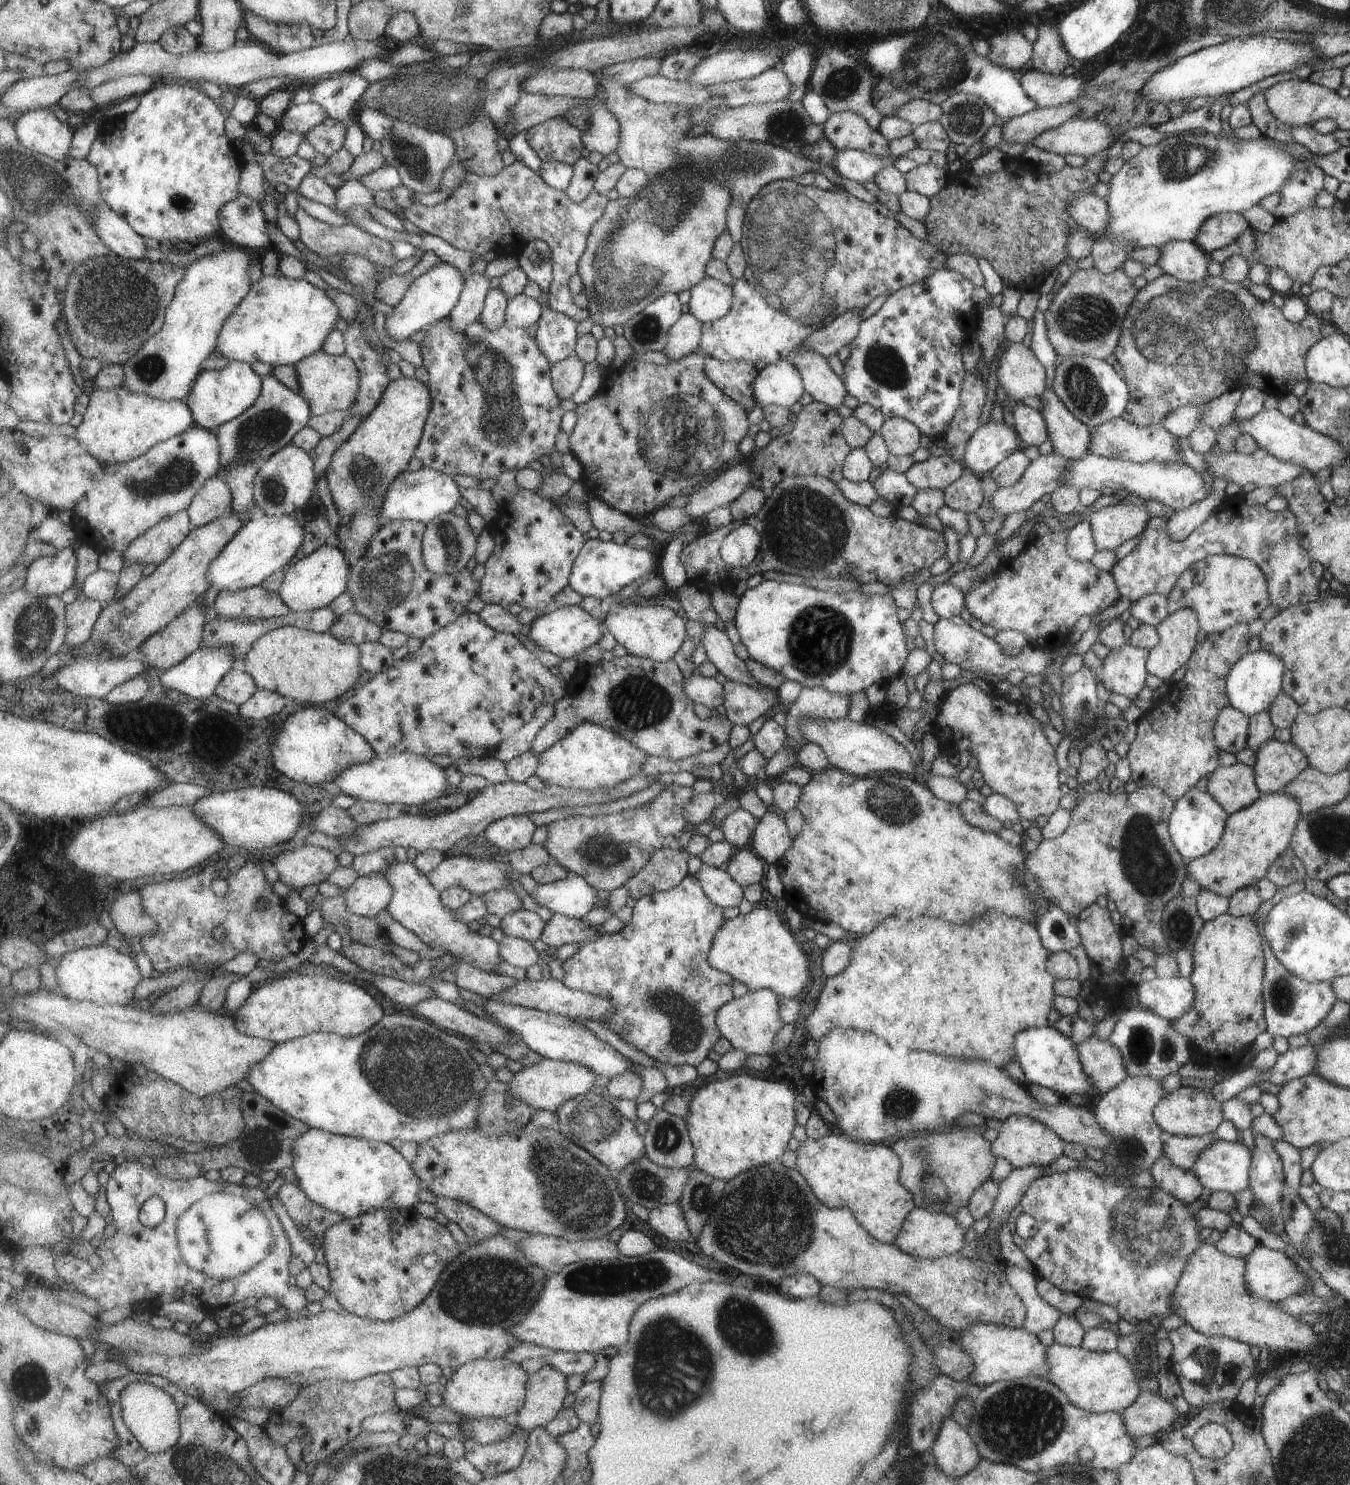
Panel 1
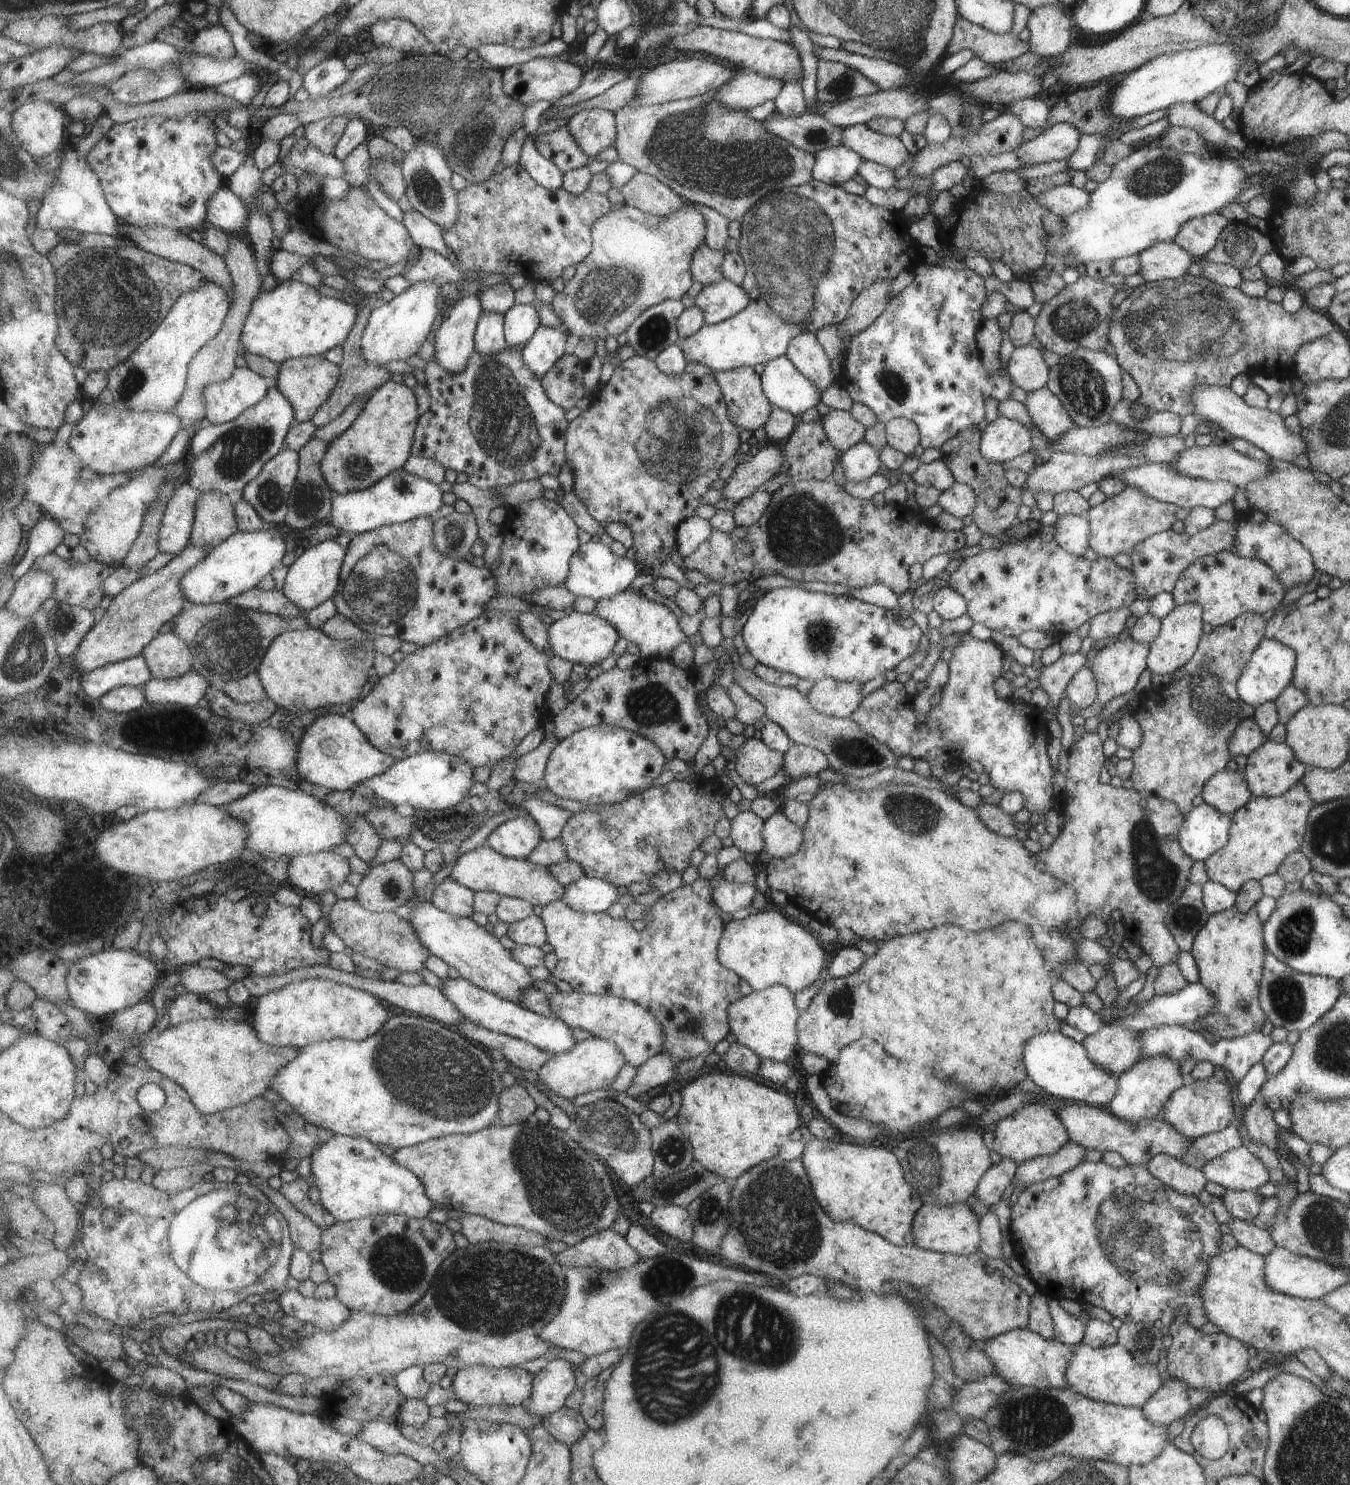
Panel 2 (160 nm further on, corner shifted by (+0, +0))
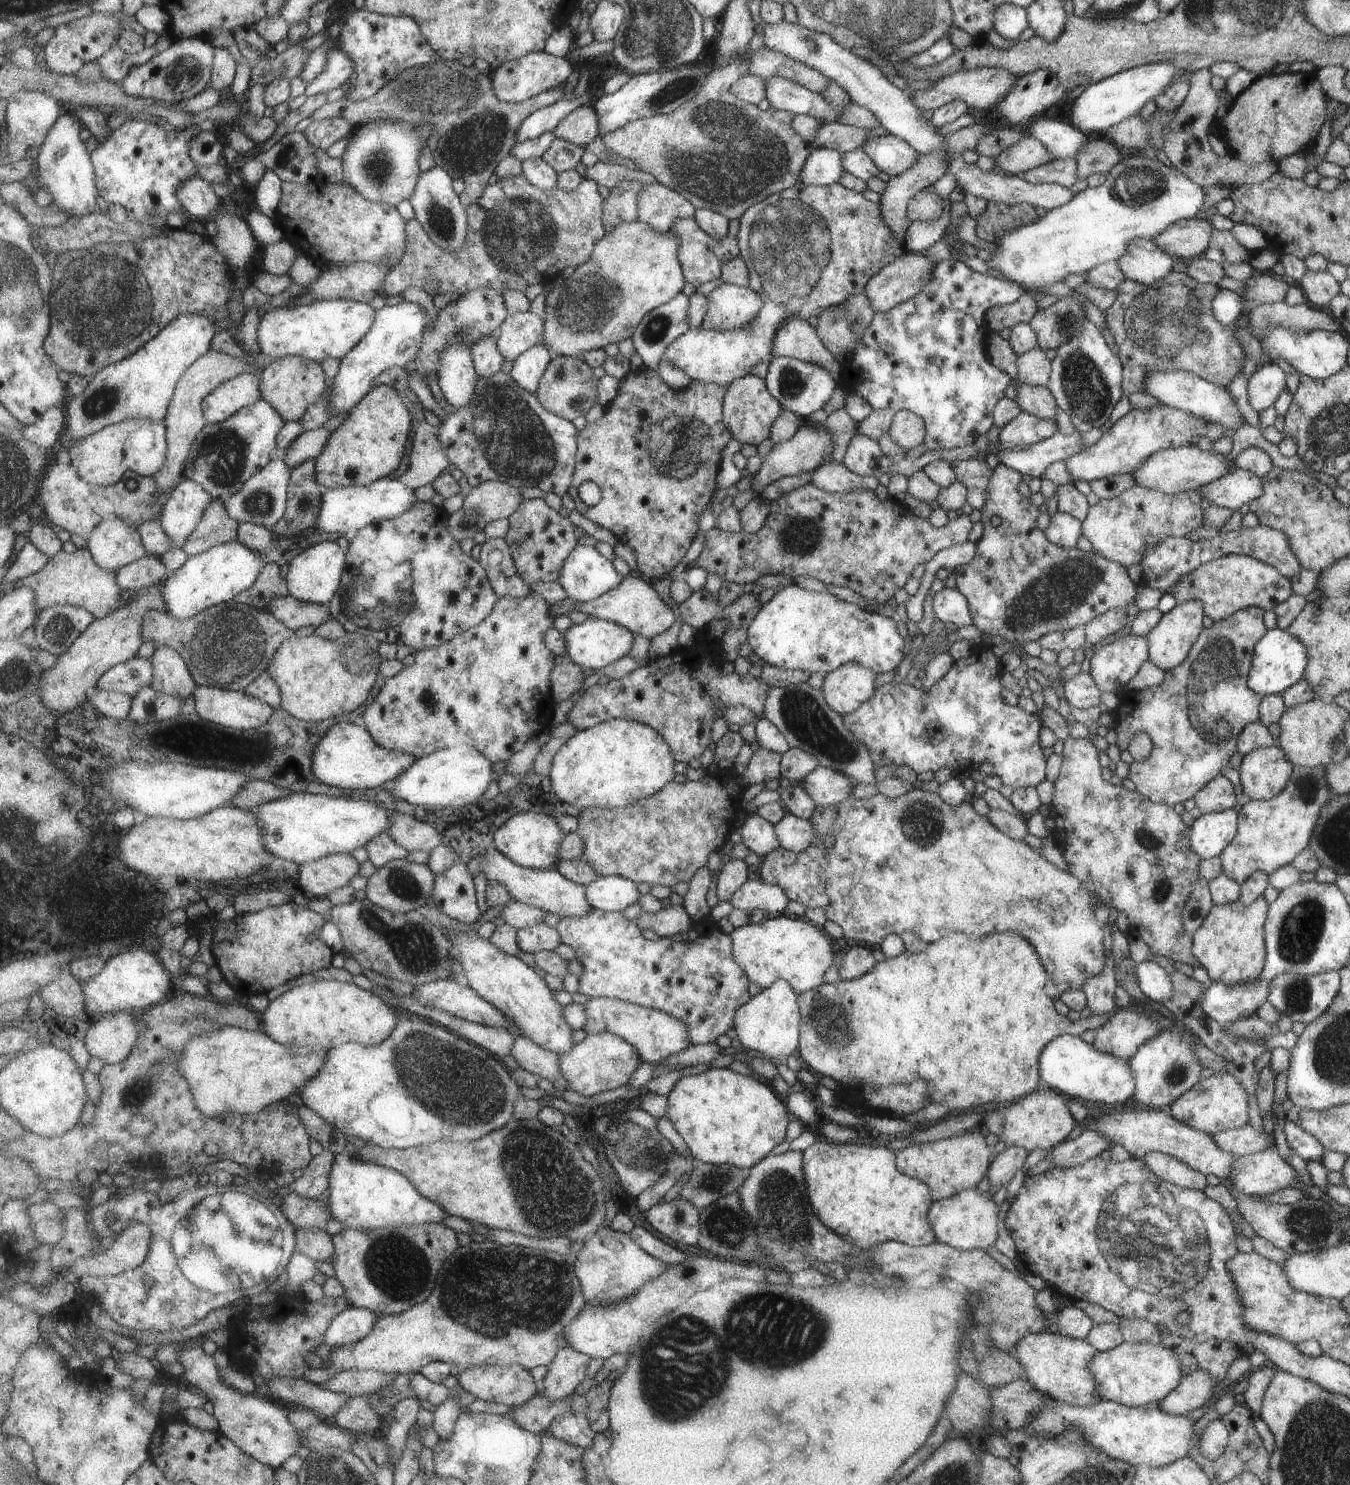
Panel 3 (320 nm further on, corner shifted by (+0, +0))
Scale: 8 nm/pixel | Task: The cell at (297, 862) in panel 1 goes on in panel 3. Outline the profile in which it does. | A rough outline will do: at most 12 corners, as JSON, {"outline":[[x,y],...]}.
{"outline":[[339,853],[299,866],[309,898],[328,897],[357,877],[361,863]]}

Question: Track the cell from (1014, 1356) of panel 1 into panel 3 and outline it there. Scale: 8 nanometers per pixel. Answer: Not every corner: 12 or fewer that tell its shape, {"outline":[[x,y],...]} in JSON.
{"outline":[[1028,1334],[1010,1354],[1051,1400],[1102,1400],[1085,1339]]}

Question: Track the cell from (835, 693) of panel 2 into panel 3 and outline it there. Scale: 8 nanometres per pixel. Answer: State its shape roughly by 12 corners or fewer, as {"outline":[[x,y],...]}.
{"outline":[[847,661],[820,686],[846,715],[873,696],[875,672]]}

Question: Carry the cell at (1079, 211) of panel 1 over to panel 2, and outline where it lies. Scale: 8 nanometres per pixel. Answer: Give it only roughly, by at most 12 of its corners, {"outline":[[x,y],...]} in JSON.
{"outline":[[1069,184],[1034,196],[1060,219],[1087,206],[1090,194]]}

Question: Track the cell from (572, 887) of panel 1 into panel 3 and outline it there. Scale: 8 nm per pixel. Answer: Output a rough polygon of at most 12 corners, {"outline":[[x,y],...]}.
{"outline":[[622,876],[586,886],[595,909],[621,912],[639,900],[639,886]]}

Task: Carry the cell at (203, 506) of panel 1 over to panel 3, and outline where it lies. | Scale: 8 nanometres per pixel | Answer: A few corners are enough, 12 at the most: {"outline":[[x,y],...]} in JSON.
{"outline":[[219,497],[182,548],[189,557],[237,540],[240,522]]}

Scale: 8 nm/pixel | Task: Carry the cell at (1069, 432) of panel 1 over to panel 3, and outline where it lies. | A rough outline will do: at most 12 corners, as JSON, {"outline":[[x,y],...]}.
{"outline":[[1016,385],[1014,401],[1040,419],[1055,416],[1045,386]]}

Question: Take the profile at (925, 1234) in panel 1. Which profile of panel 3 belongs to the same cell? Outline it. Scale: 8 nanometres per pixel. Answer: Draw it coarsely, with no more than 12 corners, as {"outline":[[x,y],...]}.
{"outline":[[965,1189],[933,1201],[935,1242],[986,1249],[999,1206]]}

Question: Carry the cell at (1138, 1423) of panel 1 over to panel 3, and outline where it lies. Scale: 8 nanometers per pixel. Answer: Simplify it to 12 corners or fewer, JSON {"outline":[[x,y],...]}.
{"outline":[[1185,1374],[1157,1403],[1170,1415],[1187,1415],[1211,1398],[1215,1377]]}

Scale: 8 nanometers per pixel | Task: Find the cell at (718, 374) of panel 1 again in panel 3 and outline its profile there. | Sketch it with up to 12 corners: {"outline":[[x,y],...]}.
{"outline":[[749,374],[728,385],[724,418],[733,439],[770,438],[780,402]]}

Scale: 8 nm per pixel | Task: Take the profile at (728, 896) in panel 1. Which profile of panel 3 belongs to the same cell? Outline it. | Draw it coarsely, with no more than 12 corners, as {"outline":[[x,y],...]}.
{"outline":[[748,880],[733,908],[781,915],[788,898],[780,886]]}

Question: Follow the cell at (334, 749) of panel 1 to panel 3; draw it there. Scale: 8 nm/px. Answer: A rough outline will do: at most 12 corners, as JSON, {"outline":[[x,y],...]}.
{"outline":[[337,723],[314,754],[315,776],[346,793],[379,788],[419,758]]}

